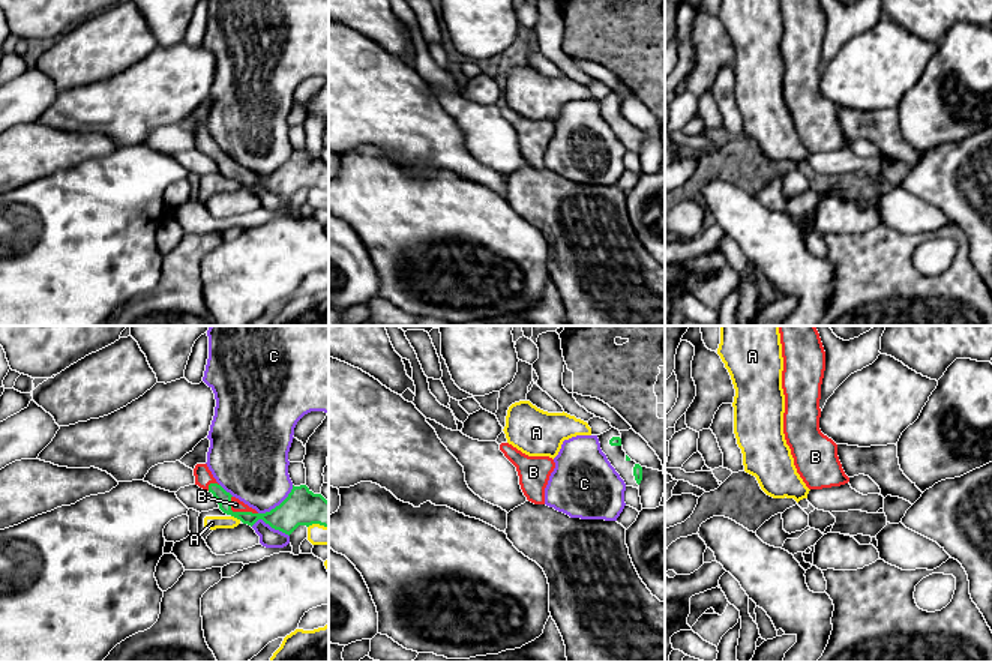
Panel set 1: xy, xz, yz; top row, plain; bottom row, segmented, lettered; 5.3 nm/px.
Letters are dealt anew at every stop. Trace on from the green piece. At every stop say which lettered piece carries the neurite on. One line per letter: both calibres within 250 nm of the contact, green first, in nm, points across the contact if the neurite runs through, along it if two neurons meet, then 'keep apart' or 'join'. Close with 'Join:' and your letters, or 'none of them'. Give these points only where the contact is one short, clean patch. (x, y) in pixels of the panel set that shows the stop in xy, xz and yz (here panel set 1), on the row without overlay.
A: calibres 140 and 70 nm; keep apart
B: calibres 150 and 60 nm; way xy (285, 180), (249, 180), (239, 176), (236, 168); join
C: calibres 190 and 380 nm; keep apart
Join: B

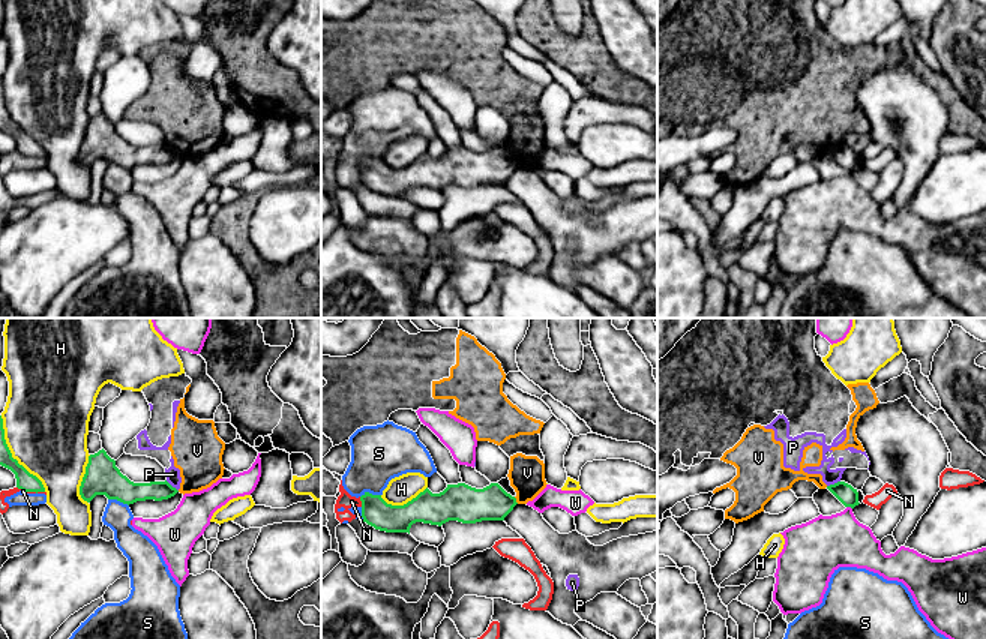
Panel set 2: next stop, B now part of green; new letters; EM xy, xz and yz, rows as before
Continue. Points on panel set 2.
H: calibres 100 and 460 nm; keep apart
N: calibres 160 and 80 nm; keep apart
P: calibres 100 and 80 nm; border yz (839, 144), (827, 150); keep apart
S: calibres 160 and 300 nm; keep apart
V: calibres 190 and 190 nm; border xz (514, 161), (518, 167); keep apart
W: calibres 100 and 300 nm; keep apart
Join: none of them

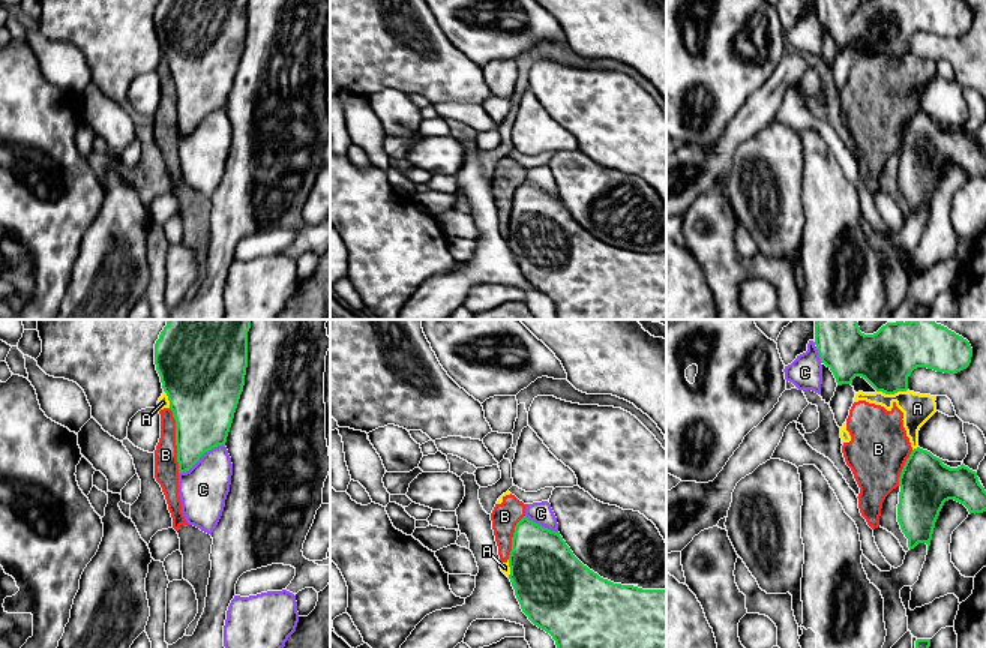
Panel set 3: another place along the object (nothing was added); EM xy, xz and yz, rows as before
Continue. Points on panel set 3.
A: calibres 280 and 160 nm; keep apart
B: calibres 340 and 130 nm; keep apart
C: calibres 320 and 260 nm; keep apart
Join: none of them

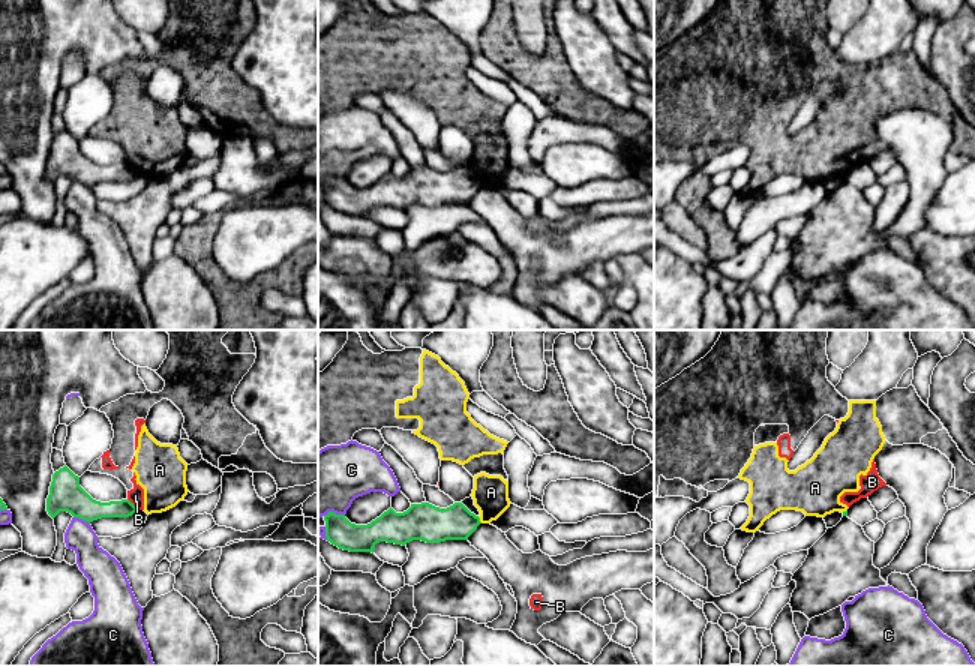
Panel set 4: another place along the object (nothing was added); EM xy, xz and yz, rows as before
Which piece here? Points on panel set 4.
A: calibres 190 and 190 nm; border xz (477, 180), (482, 186); keep apart
B: calibres 130 and 90 nm; border xy (128, 162), (138, 173); keep apart
C: calibres 180 and 170 nm; keep apart
Join: none of them

